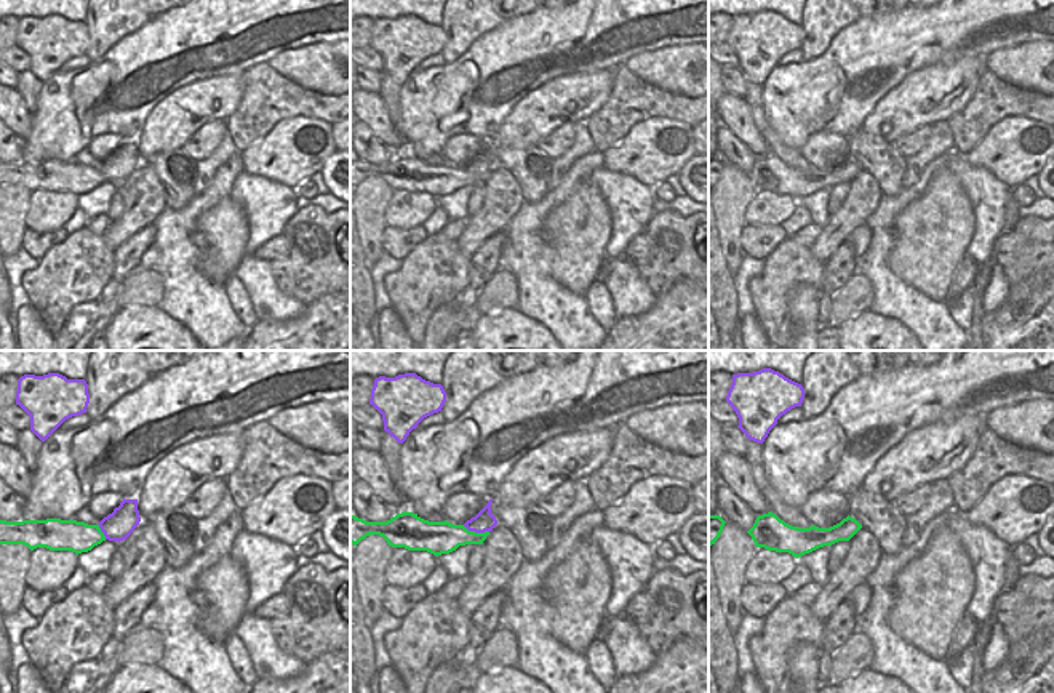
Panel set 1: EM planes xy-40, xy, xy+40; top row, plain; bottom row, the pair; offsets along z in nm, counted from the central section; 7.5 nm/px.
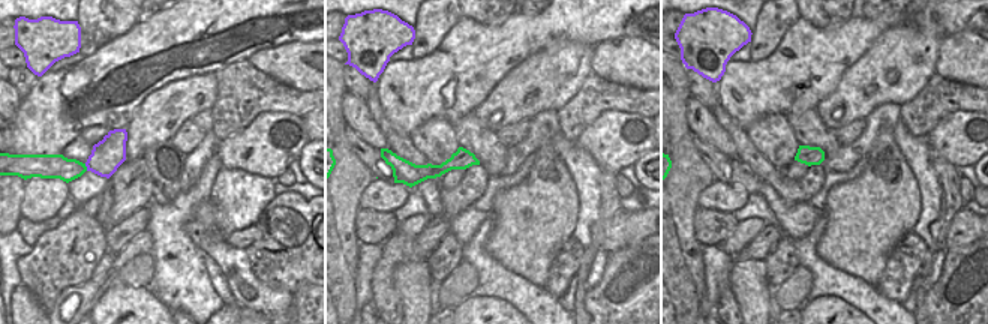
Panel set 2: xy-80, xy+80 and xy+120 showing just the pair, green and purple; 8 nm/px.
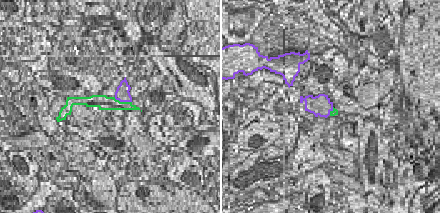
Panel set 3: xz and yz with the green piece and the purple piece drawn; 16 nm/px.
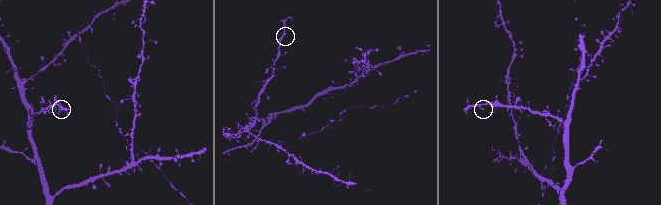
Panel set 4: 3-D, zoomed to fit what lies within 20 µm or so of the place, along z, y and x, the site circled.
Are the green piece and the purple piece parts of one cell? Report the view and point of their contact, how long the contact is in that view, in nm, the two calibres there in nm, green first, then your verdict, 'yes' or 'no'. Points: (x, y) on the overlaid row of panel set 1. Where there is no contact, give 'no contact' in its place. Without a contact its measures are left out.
contact xy (474, 532); length 200 nm; calibres 240 and 150 nm; no

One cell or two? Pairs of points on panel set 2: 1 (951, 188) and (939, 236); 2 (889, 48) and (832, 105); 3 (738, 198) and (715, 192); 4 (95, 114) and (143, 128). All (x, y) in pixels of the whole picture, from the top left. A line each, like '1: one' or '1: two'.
1: one
2: one
3: one
4: two

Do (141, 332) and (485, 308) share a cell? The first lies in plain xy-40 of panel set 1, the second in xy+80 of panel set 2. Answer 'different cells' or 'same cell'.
same cell

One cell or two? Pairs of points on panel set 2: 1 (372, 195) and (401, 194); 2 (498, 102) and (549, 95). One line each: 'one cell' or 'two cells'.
1: one cell
2: one cell

